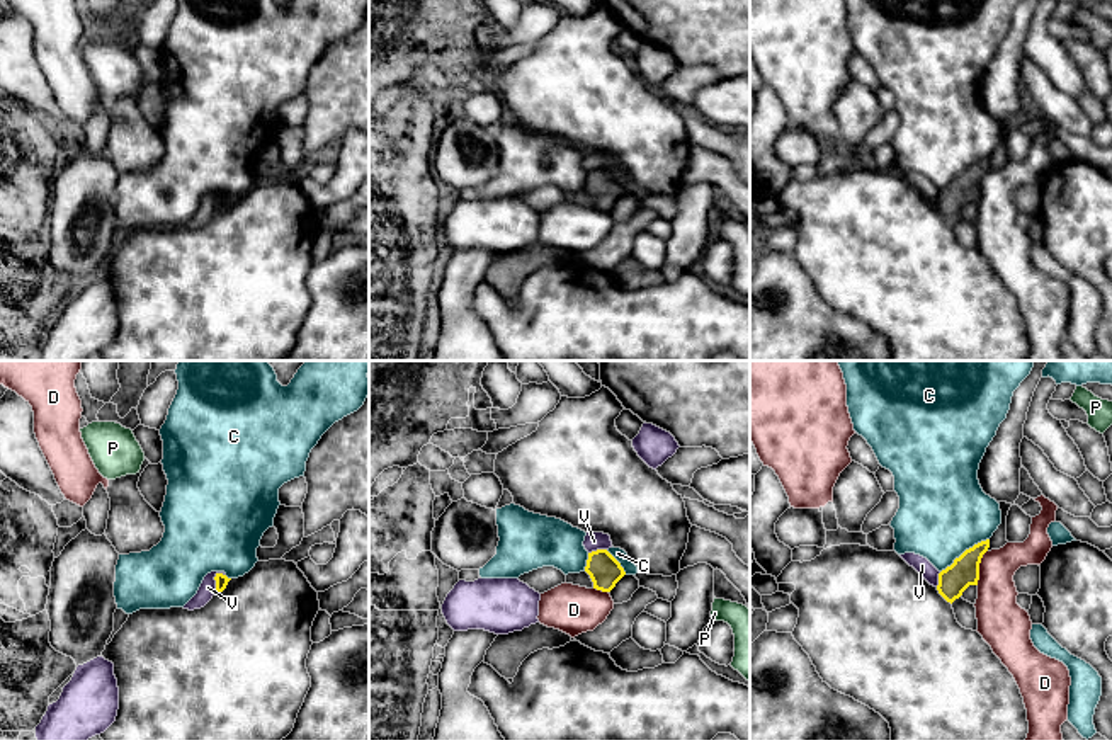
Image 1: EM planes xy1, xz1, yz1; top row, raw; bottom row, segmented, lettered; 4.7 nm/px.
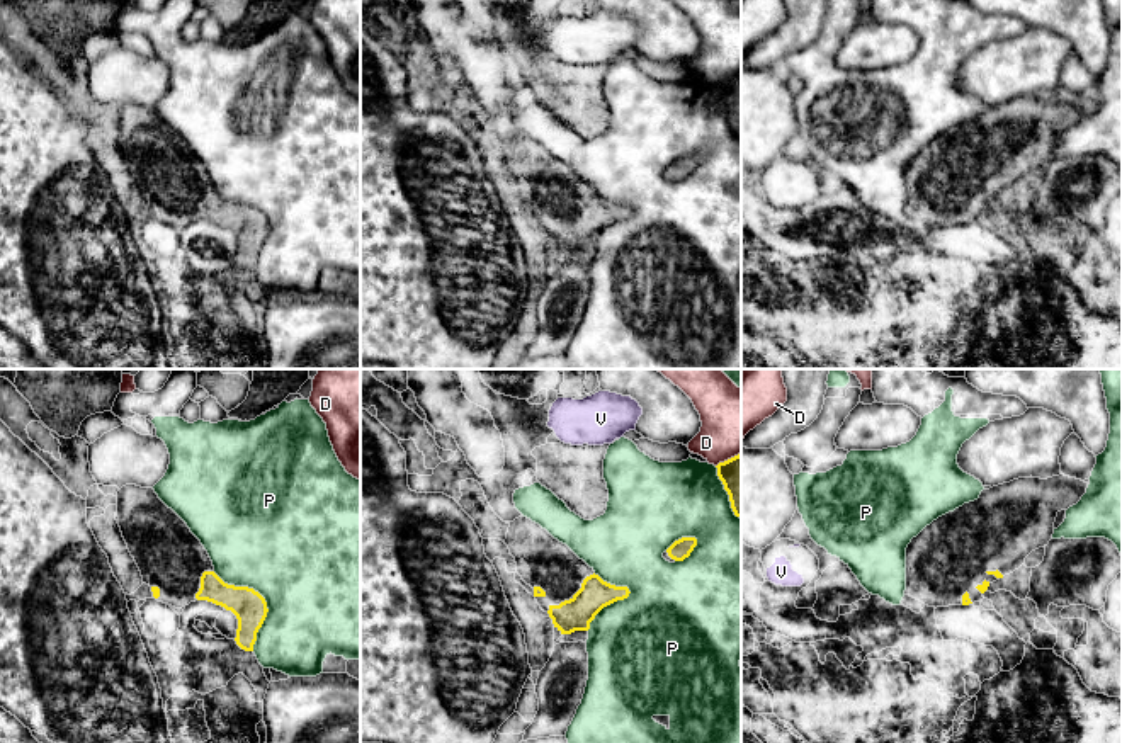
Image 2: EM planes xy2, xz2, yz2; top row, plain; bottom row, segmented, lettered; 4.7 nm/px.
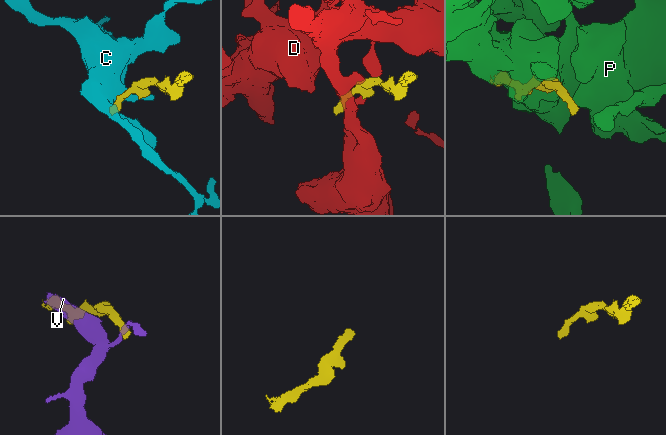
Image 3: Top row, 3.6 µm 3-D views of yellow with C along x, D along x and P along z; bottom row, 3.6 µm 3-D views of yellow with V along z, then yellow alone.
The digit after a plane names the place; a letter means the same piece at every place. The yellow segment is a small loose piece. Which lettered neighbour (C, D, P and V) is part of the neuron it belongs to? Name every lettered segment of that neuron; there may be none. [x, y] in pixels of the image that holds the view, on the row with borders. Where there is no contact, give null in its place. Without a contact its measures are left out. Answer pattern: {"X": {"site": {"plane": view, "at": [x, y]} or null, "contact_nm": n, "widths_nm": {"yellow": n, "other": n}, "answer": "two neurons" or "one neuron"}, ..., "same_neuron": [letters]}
{"C": {"site": {"plane": "yz1", "at": [966, 550]}, "contact_nm": 280, "widths_nm": {"yellow": 140, "other": 420}, "answer": "two neurons"}, "D": {"site": {"plane": "yz1", "at": [978, 567]}, "contact_nm": 180, "widths_nm": {"yellow": 140, "other": 200}, "answer": "two neurons"}, "P": {"site": {"plane": "xy2", "at": [264, 599]}, "contact_nm": 420, "widths_nm": {"yellow": 160, "other": 500}, "answer": "two neurons"}, "V": {"site": {"plane": "xy1", "at": [216, 582]}, "contact_nm": 110, "widths_nm": {"yellow": 60, "other": 80}, "answer": "two neurons"}, "same_neuron": []}

